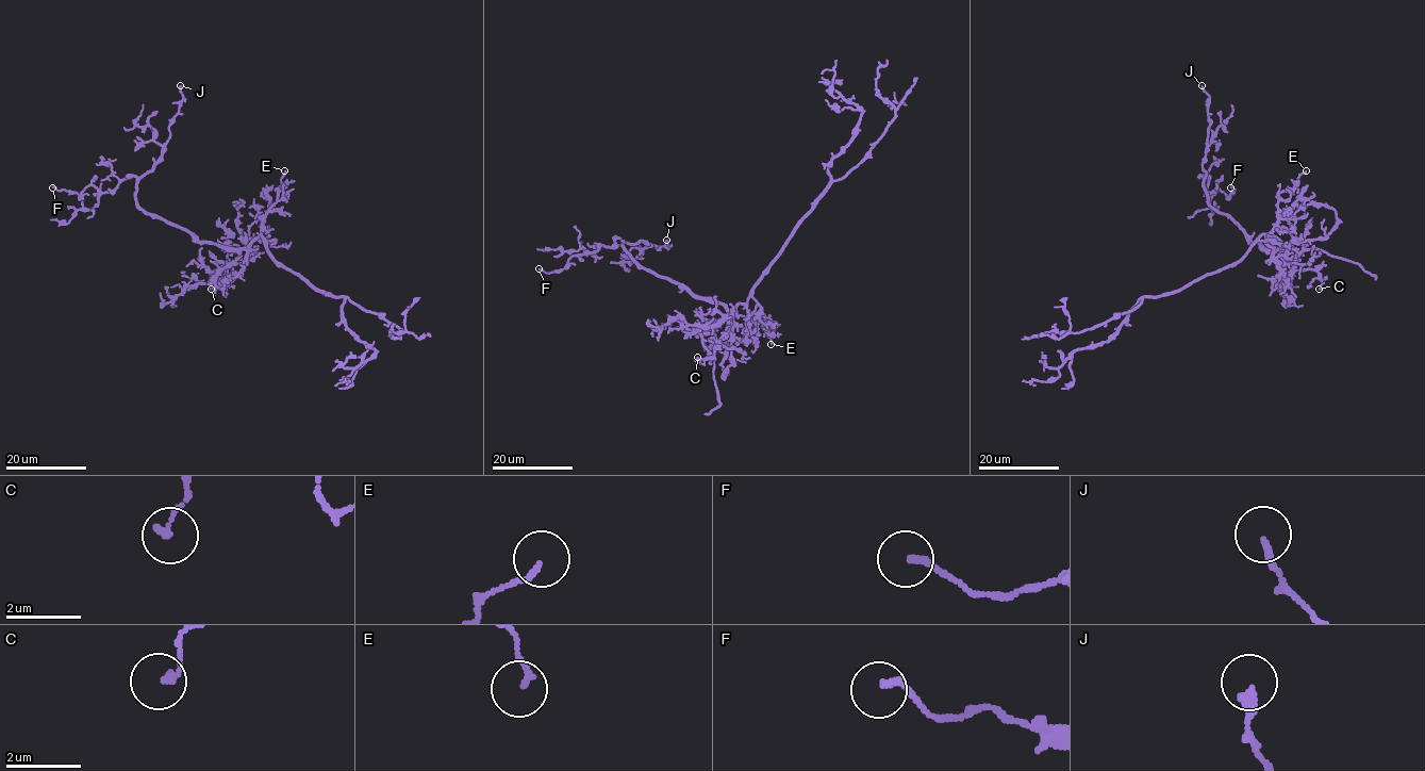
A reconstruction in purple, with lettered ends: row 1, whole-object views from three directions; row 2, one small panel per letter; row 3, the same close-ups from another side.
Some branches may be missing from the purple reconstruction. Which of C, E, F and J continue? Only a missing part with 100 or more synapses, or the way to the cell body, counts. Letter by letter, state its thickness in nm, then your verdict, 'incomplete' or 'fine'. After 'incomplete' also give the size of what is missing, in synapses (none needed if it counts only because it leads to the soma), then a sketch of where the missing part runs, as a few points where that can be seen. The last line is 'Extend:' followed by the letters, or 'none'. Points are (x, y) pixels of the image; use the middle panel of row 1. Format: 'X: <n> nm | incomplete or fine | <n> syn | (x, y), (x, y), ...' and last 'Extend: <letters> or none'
C: 160 nm | fine
E: 130 nm | fine
F: 180 nm | fine
J: 200 nm | fine
Extend: none

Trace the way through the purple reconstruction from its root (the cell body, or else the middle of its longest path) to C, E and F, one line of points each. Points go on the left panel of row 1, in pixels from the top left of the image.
C: (266, 247), (258, 235), (245, 266), (227, 282), (216, 280), (215, 269), (226, 274), (211, 289)
E: (266, 247), (266, 241), (261, 233), (262, 224), (277, 200), (284, 170)
F: (266, 247), (261, 234), (245, 248), (199, 243), (137, 204), (135, 177), (112, 193), (52, 187)

